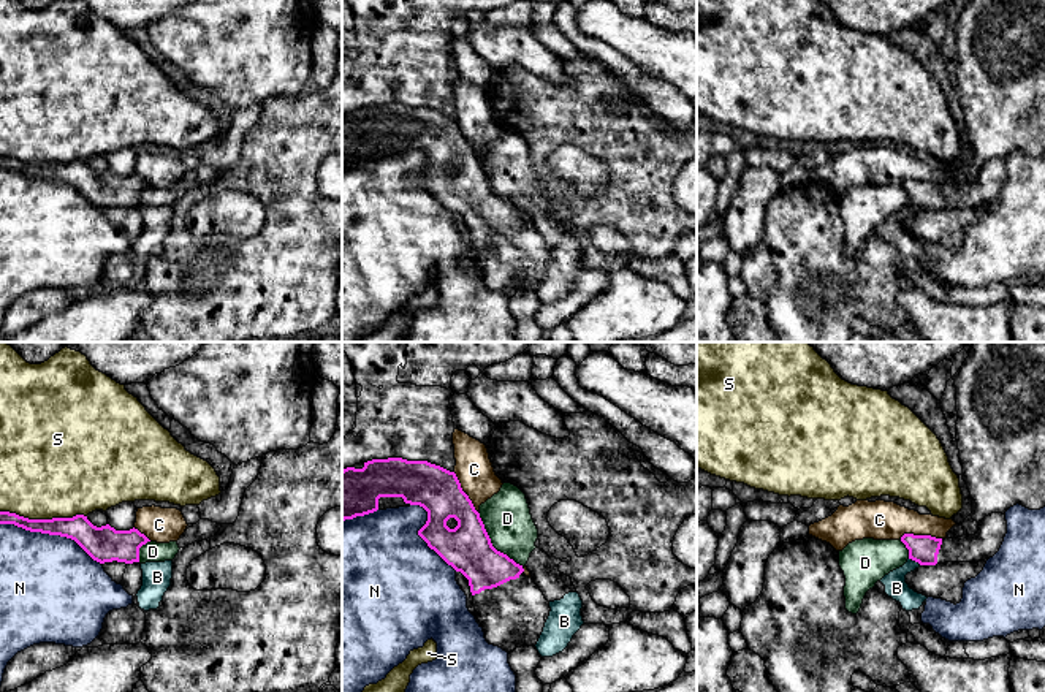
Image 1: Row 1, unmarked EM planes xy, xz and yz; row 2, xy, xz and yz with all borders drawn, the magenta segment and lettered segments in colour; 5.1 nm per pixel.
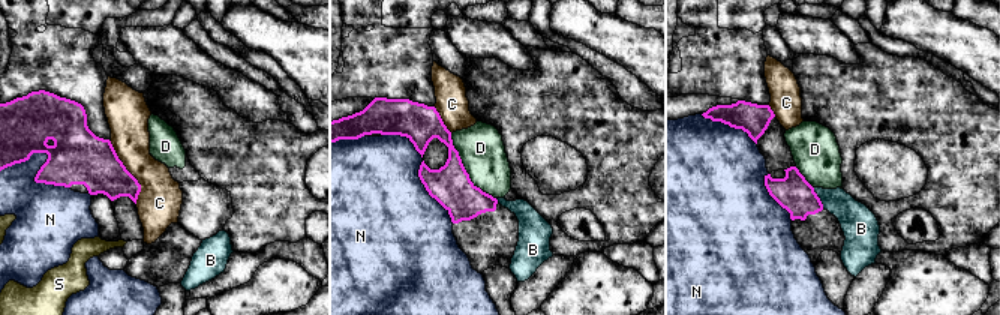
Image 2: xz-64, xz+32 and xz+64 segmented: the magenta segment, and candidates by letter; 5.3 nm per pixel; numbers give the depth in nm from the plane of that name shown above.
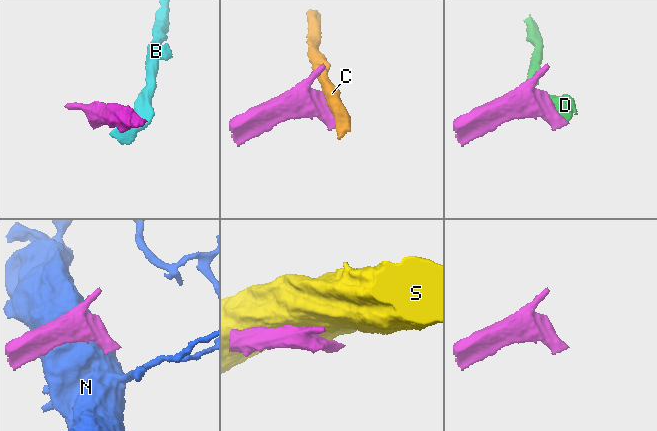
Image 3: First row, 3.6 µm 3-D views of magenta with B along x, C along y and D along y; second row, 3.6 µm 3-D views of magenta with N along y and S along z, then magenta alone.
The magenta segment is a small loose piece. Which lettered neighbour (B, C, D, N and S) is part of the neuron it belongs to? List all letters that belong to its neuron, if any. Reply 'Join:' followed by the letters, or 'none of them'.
Join: none of them

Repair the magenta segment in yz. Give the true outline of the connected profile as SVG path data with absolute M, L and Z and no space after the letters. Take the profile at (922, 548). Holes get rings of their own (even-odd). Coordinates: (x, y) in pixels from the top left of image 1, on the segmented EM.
M991 513L982 519L975 535L936 538L931 535L904 534L901 542L909 549L909 559L920 565L945 562L978 562L993 557L1007 534L1002 513Z

